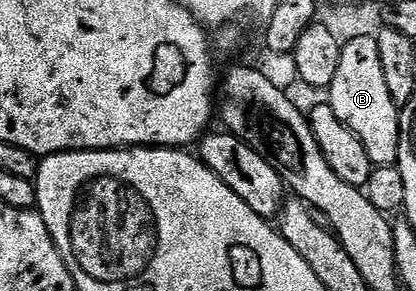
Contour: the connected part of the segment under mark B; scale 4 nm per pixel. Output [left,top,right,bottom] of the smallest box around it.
[328,36,400,167]

